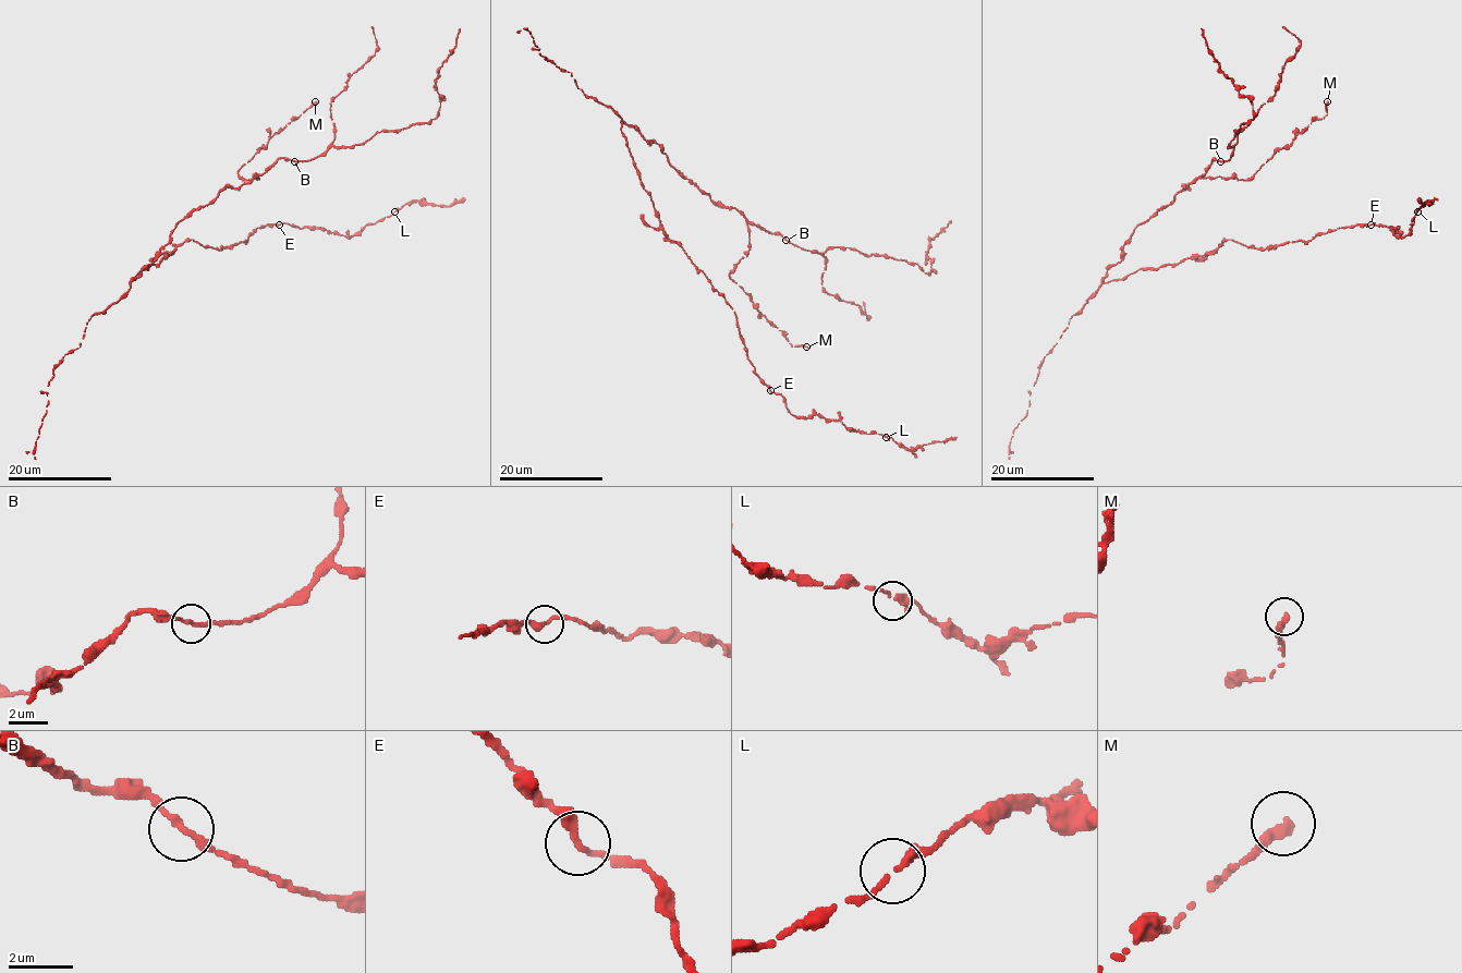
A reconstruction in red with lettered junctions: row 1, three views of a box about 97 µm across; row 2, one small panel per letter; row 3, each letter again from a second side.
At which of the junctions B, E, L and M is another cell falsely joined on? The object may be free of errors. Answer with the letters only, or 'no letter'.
no letter

